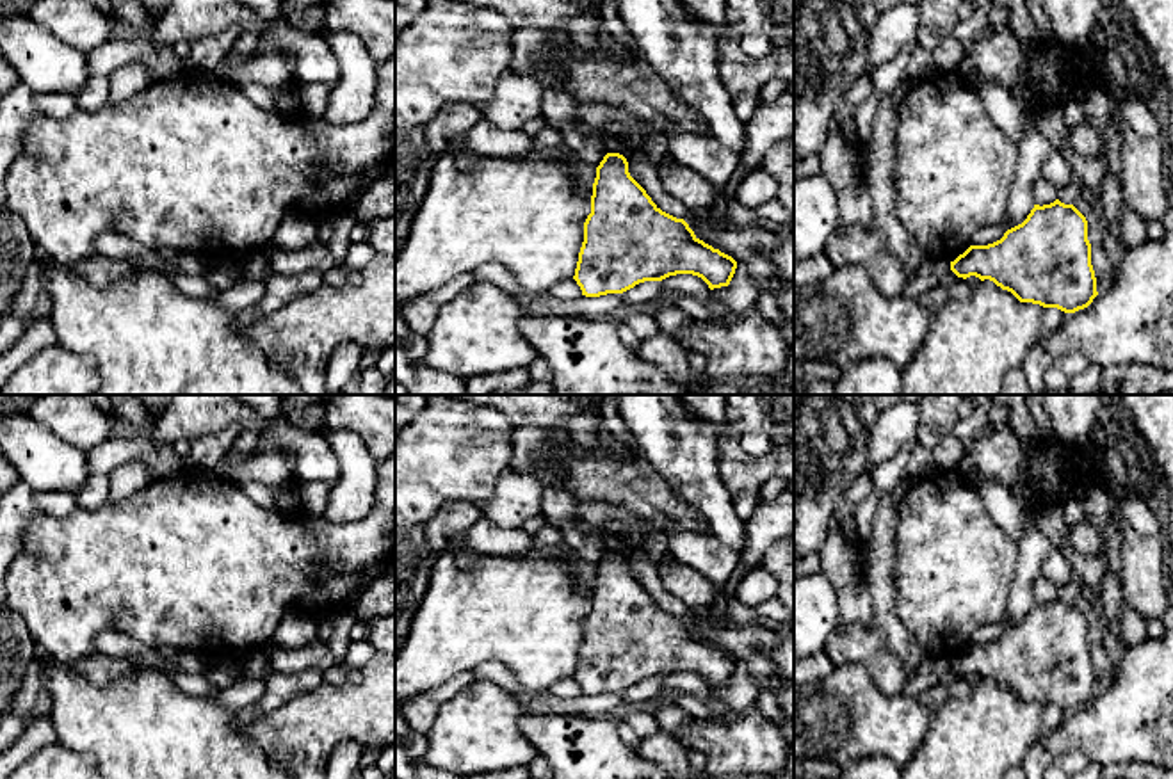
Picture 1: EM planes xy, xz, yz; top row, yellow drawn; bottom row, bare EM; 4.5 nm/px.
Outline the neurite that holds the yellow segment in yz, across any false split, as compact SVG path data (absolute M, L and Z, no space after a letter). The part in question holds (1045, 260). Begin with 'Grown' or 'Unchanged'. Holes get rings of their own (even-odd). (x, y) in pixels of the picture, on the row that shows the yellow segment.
Unchanged. M1059 199L1034 205L1027 219L1000 240L970 245L951 261L951 270L963 279L990 279L1020 302L1064 313L1088 308L1098 295L1088 221Z

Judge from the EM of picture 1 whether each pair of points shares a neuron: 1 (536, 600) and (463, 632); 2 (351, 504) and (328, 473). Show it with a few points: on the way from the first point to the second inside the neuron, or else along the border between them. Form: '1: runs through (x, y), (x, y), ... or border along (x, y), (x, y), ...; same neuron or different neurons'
1: runs through (518, 610), (481, 616); same neuron
2: border along (326, 441), (339, 466), (339, 479), (331, 488); different neurons

